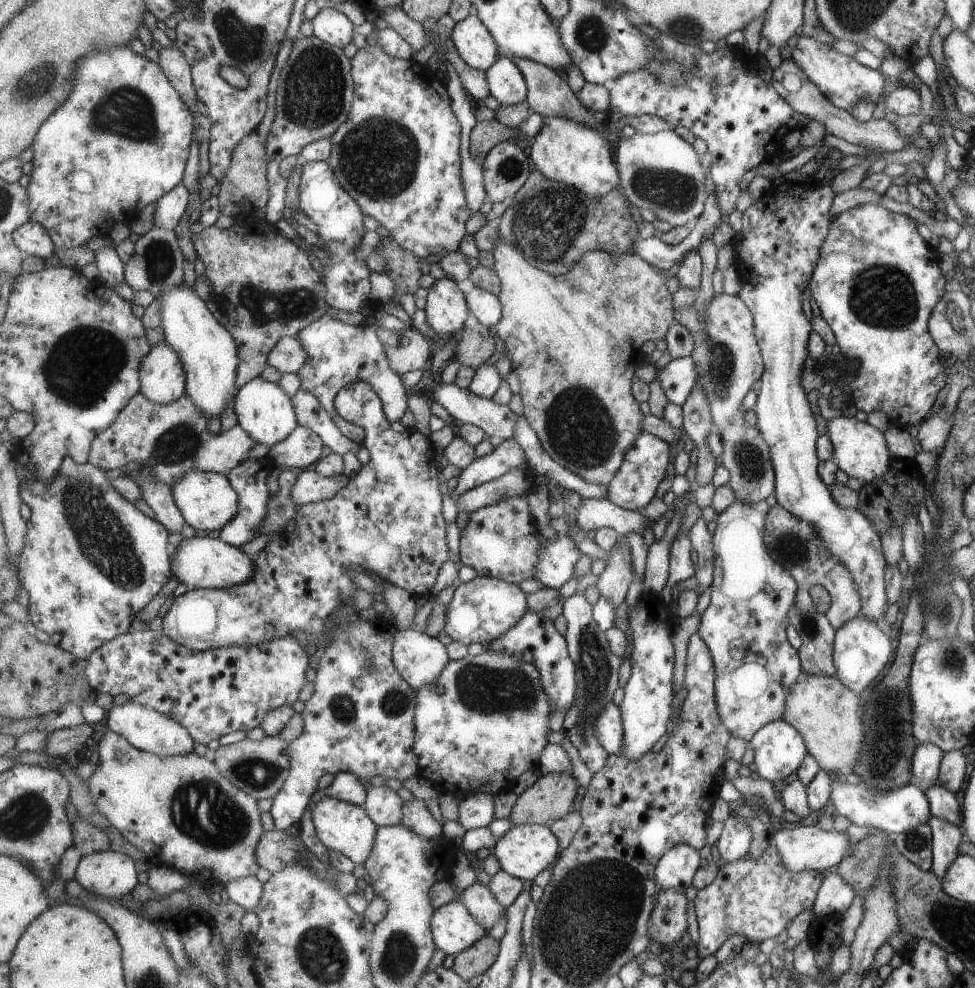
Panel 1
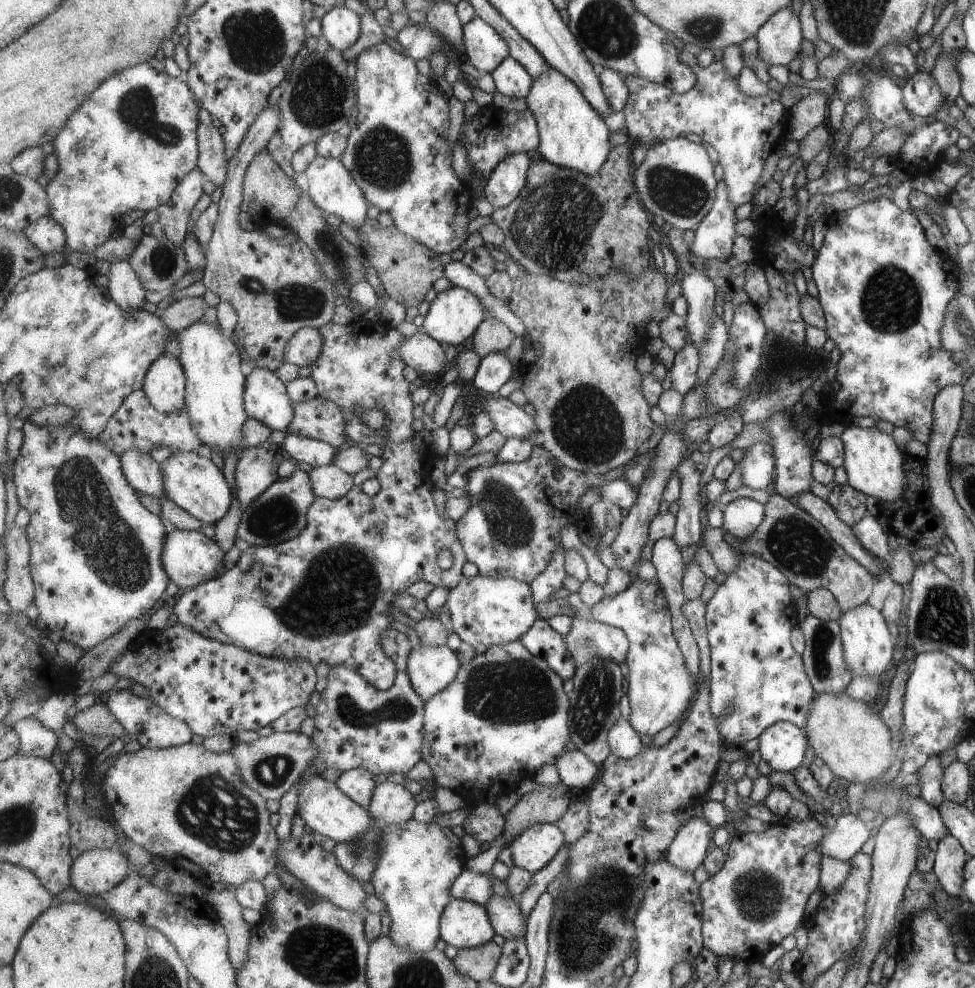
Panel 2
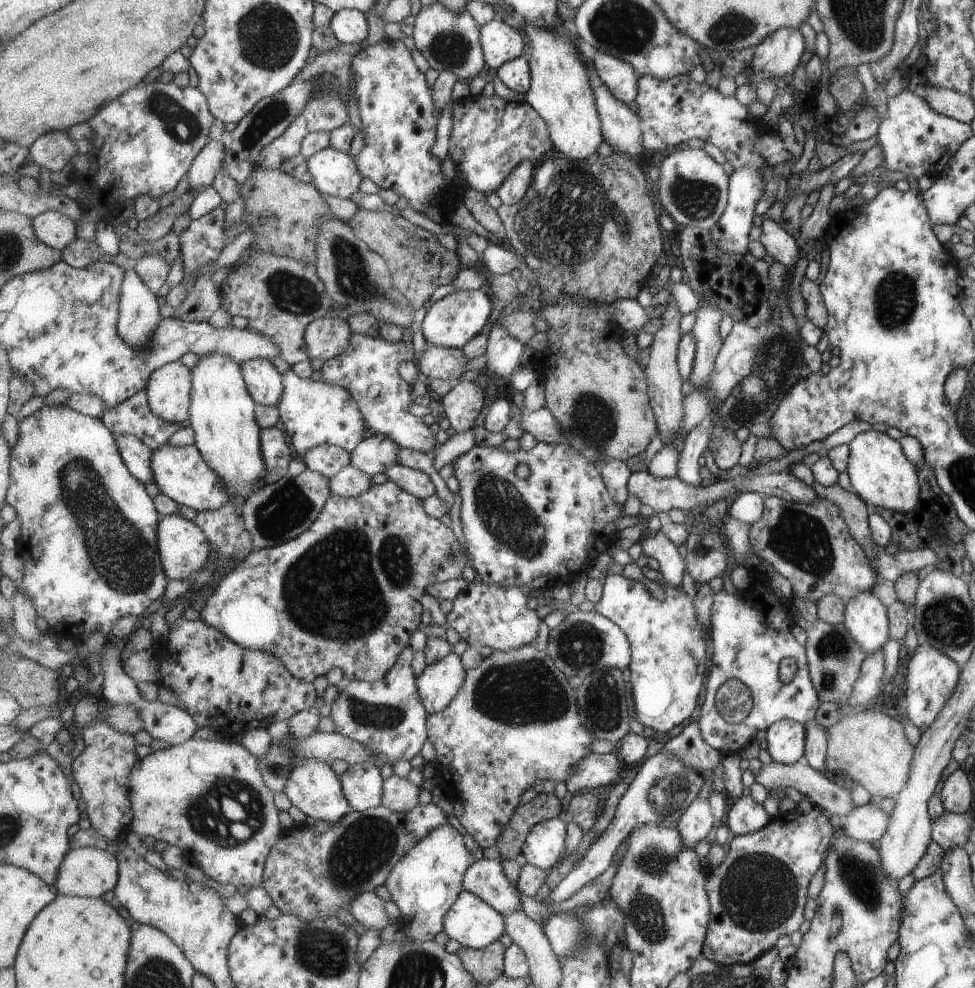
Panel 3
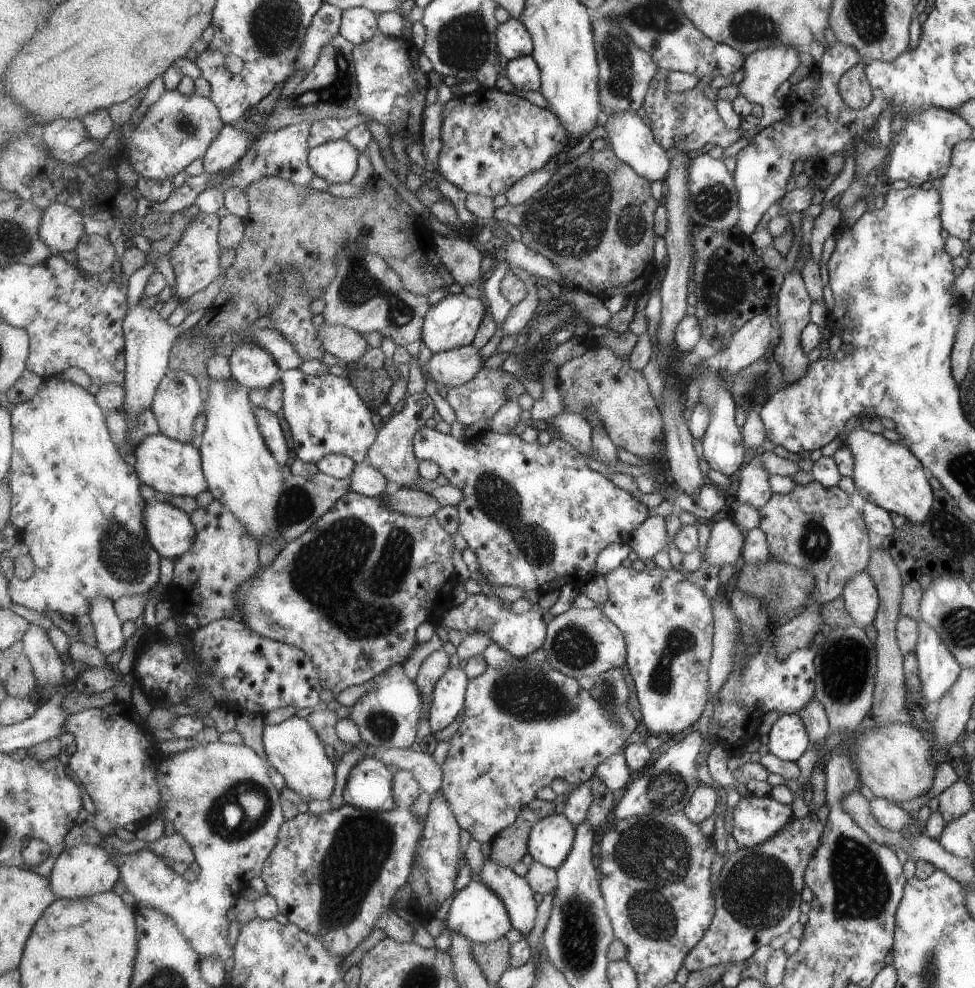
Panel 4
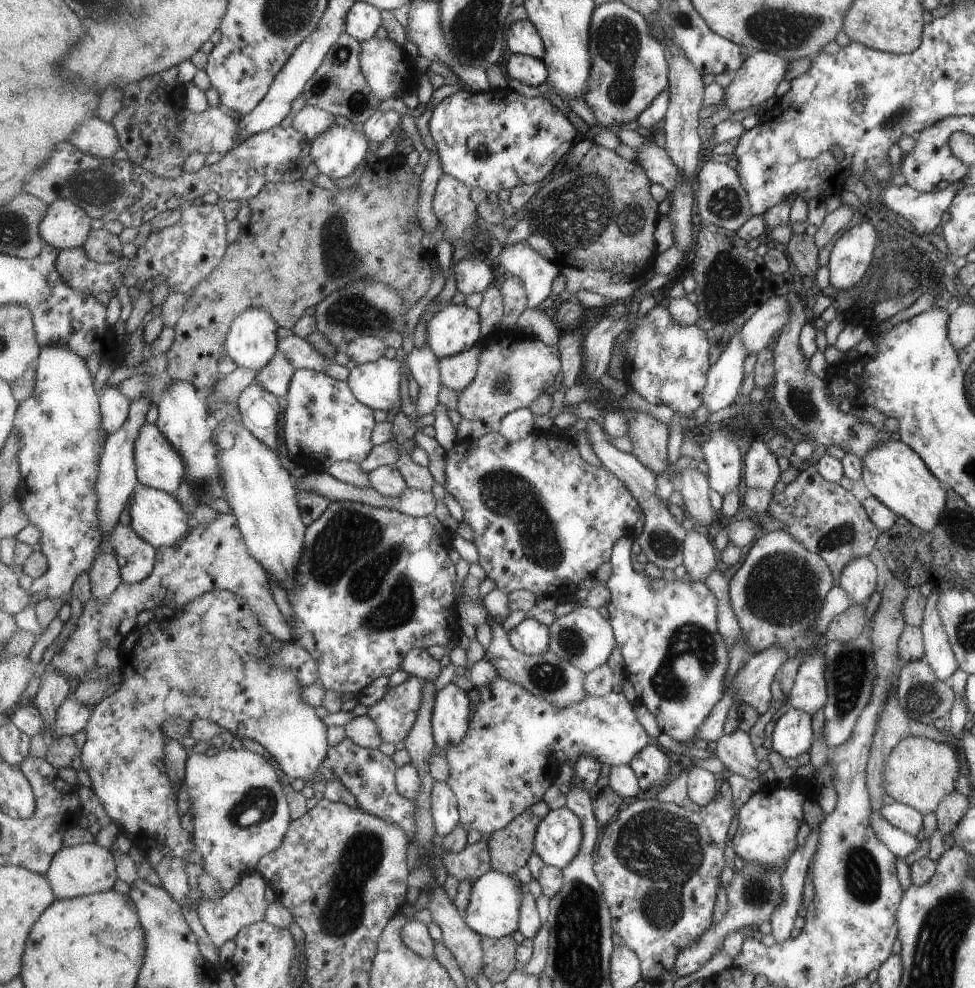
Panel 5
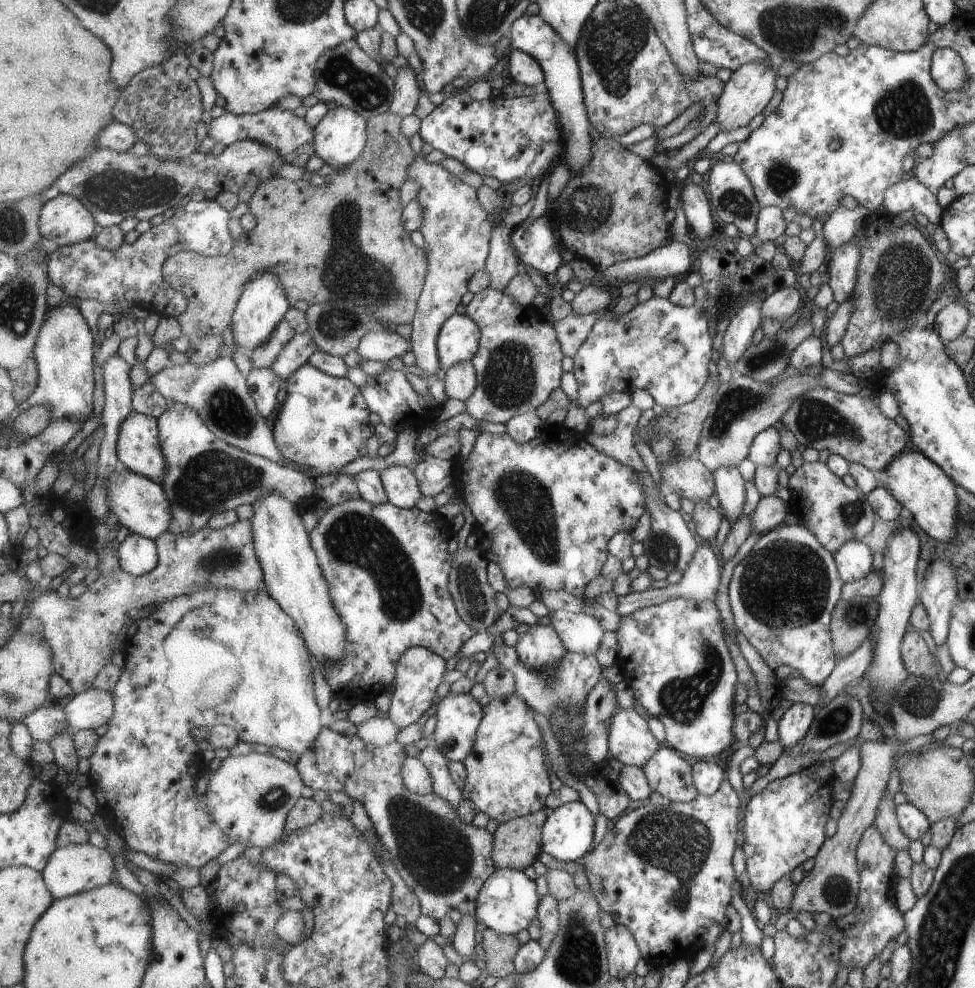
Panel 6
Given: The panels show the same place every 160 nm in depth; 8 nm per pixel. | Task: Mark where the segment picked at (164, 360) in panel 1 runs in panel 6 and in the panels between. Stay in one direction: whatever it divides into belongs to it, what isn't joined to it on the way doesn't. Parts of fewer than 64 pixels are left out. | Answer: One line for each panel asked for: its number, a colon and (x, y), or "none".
2: (165, 386)
3: (169, 390)
4: (179, 400)
5: (184, 412)
6: (206, 475)

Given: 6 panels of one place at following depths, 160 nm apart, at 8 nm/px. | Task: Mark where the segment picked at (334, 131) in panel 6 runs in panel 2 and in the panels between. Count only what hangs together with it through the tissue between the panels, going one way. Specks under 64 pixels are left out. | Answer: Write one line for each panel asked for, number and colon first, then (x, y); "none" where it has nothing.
2: (331, 184)
3: (336, 173)
4: (337, 161)
5: (336, 152)

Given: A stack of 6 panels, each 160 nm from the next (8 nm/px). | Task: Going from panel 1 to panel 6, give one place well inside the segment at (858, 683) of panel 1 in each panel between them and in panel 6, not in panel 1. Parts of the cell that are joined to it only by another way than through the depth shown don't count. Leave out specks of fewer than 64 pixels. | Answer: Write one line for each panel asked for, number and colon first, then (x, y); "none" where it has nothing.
2: (866, 644)
3: (864, 619)
4: (860, 600)
5: (857, 579)
6: (853, 558)

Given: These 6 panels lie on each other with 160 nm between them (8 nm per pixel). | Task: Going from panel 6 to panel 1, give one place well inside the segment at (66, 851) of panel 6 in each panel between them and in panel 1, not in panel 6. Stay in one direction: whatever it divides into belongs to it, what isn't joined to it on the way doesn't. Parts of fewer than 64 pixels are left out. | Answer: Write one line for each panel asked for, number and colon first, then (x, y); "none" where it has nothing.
1: (109, 874)
2: (95, 872)
3: (87, 871)
4: (87, 870)
5: (84, 869)

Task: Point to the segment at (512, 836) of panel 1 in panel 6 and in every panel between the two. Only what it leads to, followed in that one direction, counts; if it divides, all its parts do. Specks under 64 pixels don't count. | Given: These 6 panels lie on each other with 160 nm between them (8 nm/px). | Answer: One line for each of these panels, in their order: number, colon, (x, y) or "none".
2: (536, 847)
3: (545, 845)
4: (551, 840)
5: (560, 836)
6: (568, 835)

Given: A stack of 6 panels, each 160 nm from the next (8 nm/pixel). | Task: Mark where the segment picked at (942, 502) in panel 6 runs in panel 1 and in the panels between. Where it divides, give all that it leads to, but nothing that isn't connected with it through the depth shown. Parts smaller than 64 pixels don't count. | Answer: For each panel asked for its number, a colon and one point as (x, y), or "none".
1: (859, 450)
2: (873, 464)
3: (880, 475)
4: (885, 473)
5: (895, 474)

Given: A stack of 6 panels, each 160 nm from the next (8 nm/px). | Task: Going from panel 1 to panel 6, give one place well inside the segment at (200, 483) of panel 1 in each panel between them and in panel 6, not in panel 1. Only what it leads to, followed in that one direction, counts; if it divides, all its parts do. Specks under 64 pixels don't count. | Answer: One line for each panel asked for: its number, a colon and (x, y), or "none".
2: (192, 480)
3: (181, 473)
4: (172, 467)
5: (159, 465)
6: (139, 448)

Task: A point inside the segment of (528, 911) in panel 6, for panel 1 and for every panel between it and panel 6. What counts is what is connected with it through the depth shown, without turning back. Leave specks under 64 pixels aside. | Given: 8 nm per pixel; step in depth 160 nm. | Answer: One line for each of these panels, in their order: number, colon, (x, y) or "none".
1: (455, 929)
2: (465, 924)
3: (473, 922)
4: (478, 912)
5: (494, 910)

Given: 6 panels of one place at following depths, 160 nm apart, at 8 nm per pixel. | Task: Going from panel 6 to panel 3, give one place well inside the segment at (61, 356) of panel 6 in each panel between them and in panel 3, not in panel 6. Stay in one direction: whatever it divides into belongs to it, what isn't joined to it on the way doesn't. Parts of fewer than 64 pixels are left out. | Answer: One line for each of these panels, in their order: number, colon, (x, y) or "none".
3: (93, 557)
4: (77, 502)
5: (59, 430)

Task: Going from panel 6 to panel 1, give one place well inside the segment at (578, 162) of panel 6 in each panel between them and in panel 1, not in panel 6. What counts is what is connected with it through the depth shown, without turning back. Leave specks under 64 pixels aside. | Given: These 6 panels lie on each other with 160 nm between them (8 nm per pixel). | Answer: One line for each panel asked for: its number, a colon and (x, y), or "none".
1: (476, 43)
2: (485, 47)
3: (502, 42)
4: (514, 39)
5: (523, 37)

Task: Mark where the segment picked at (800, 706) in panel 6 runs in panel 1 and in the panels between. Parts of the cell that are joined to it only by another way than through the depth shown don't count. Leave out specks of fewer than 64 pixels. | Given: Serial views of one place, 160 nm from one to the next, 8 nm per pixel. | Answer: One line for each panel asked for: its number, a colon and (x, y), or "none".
1: (779, 749)
2: (782, 745)
3: (785, 739)
4: (787, 738)
5: (792, 734)

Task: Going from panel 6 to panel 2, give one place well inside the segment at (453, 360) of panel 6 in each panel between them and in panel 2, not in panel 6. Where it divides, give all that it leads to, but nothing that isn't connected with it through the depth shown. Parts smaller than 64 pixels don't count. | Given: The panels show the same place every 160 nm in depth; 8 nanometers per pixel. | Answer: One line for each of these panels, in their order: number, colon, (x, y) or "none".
2: (455, 315)
3: (455, 319)
4: (453, 322)
5: (455, 329)

